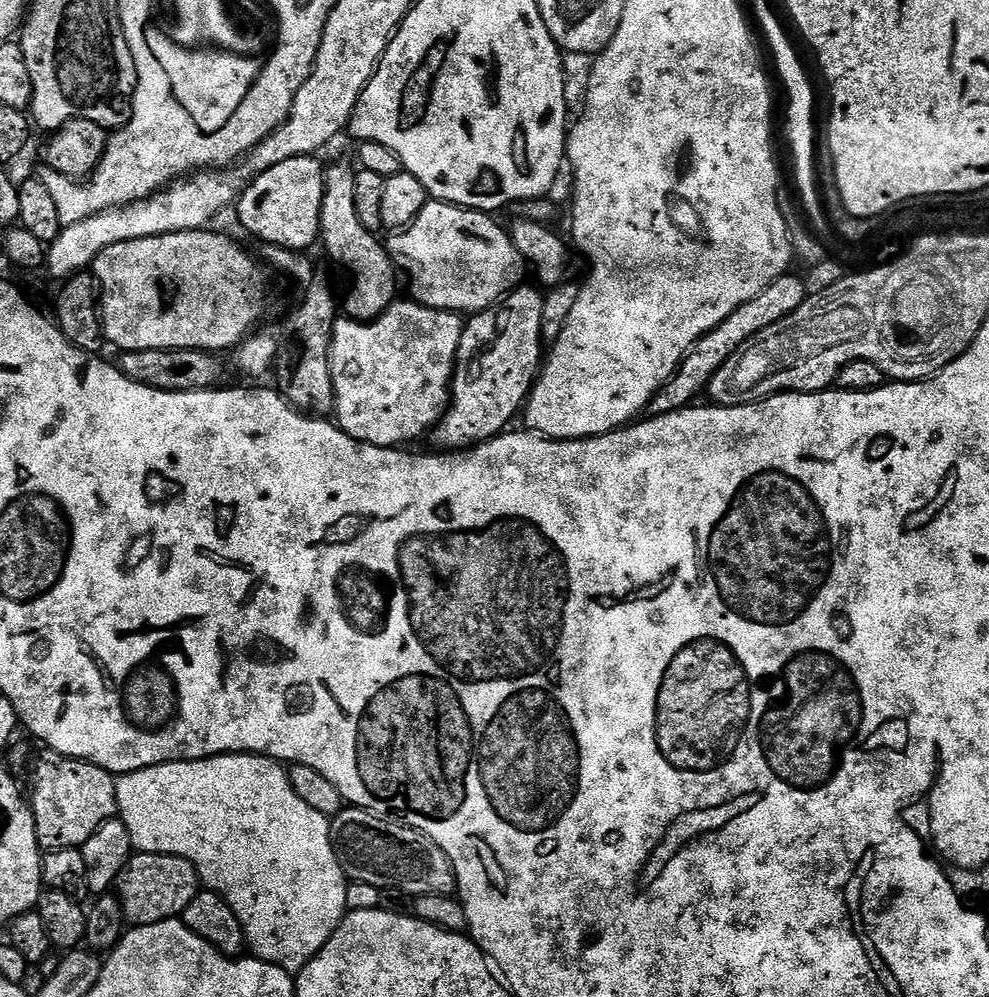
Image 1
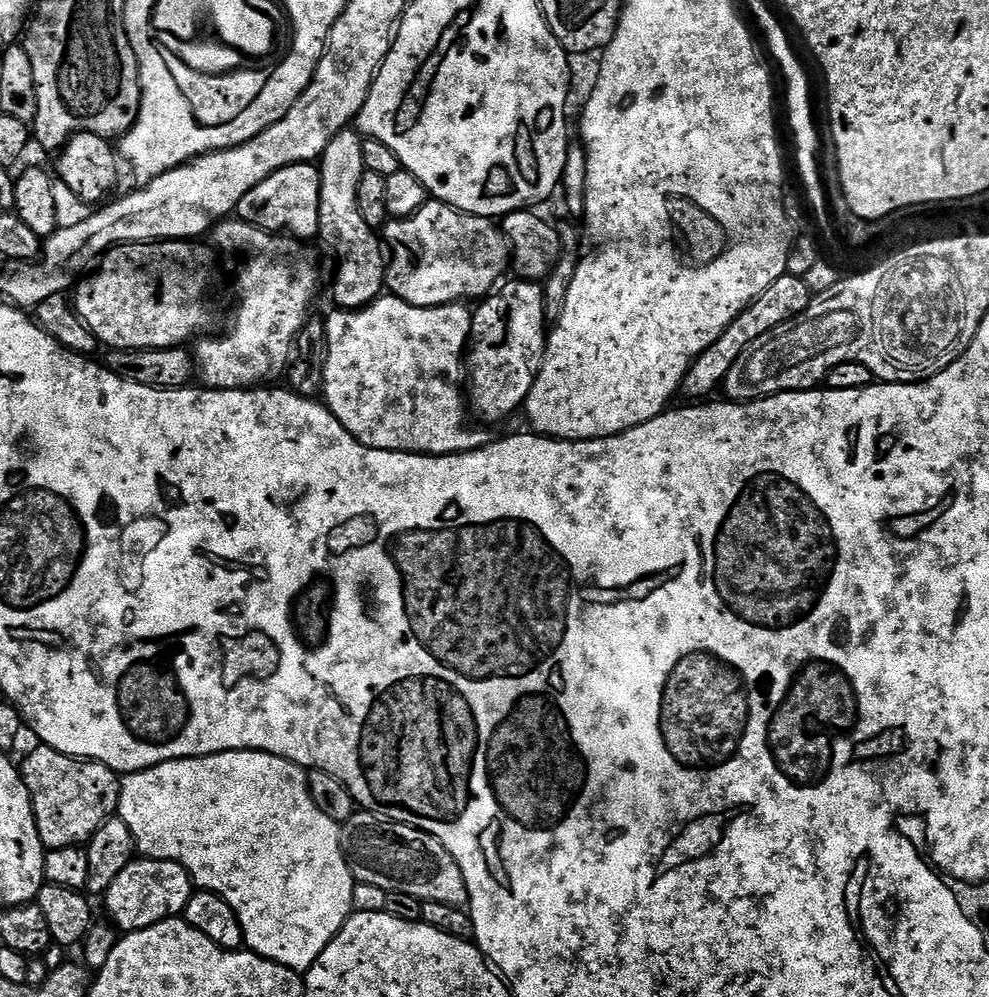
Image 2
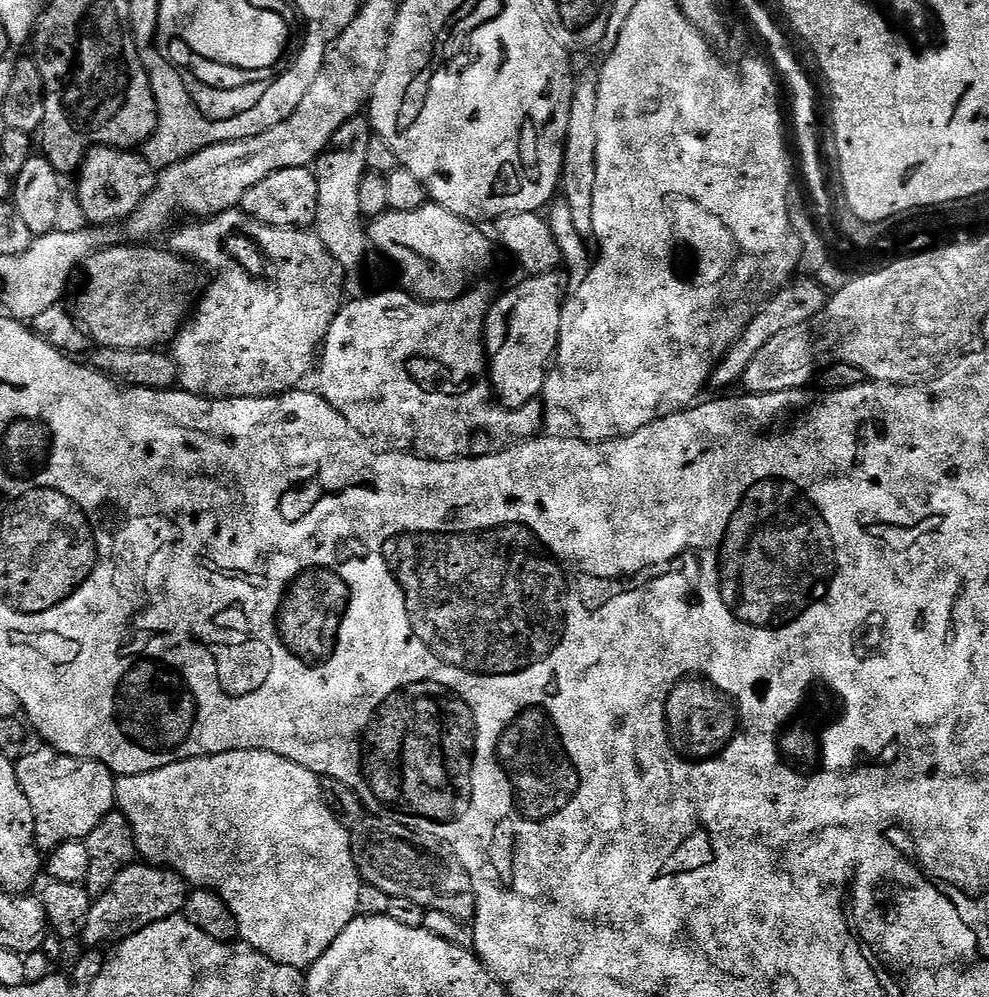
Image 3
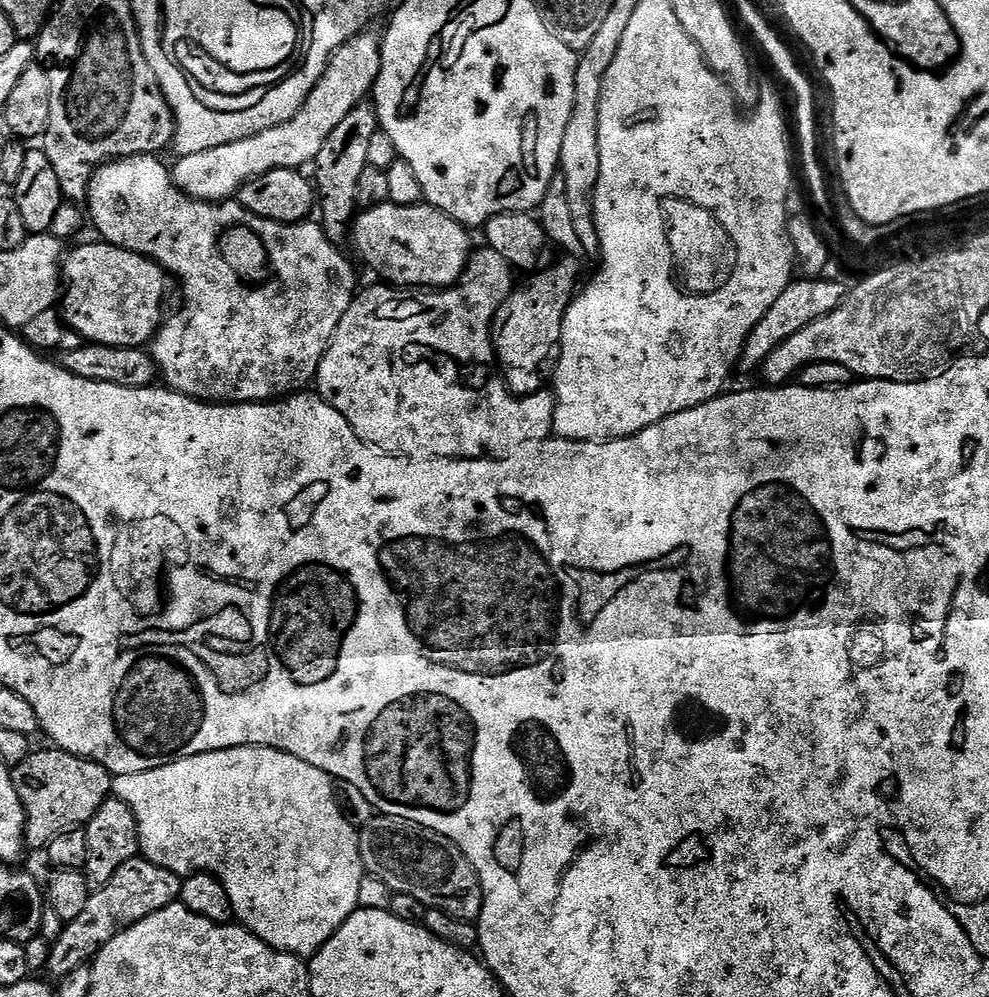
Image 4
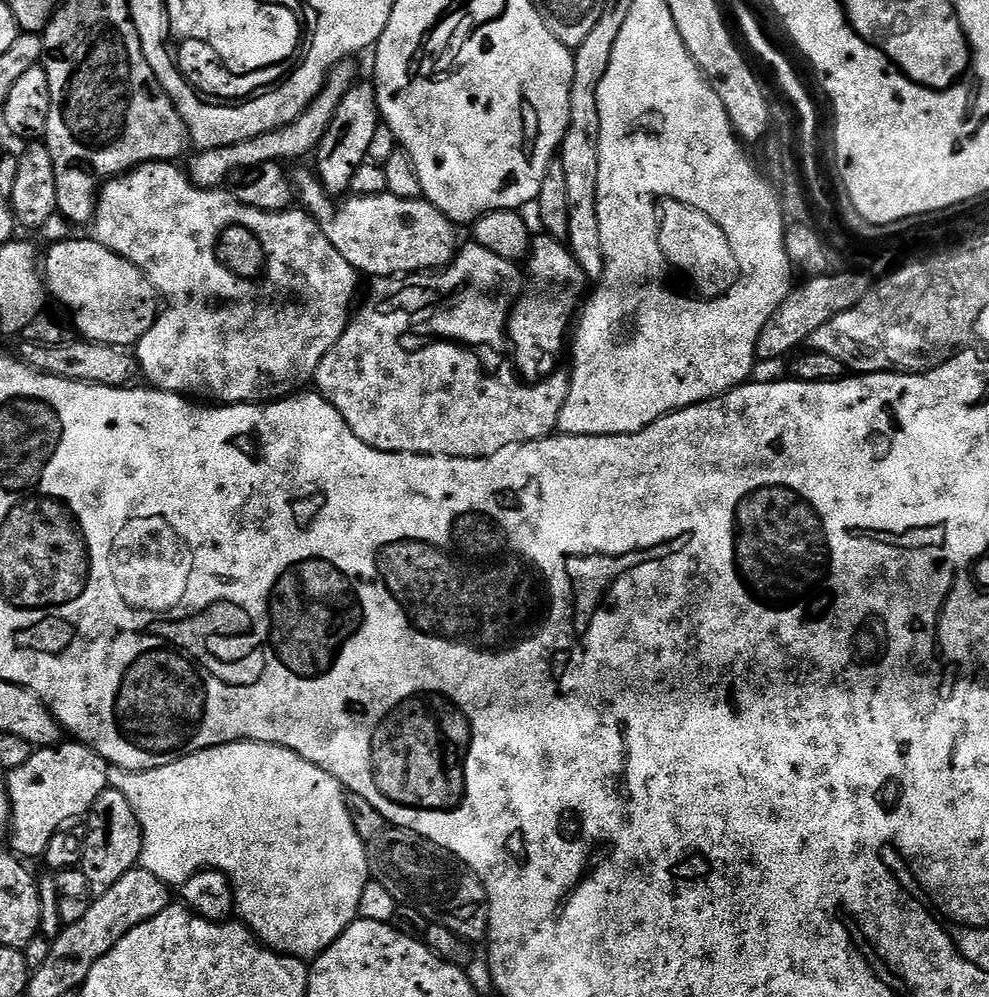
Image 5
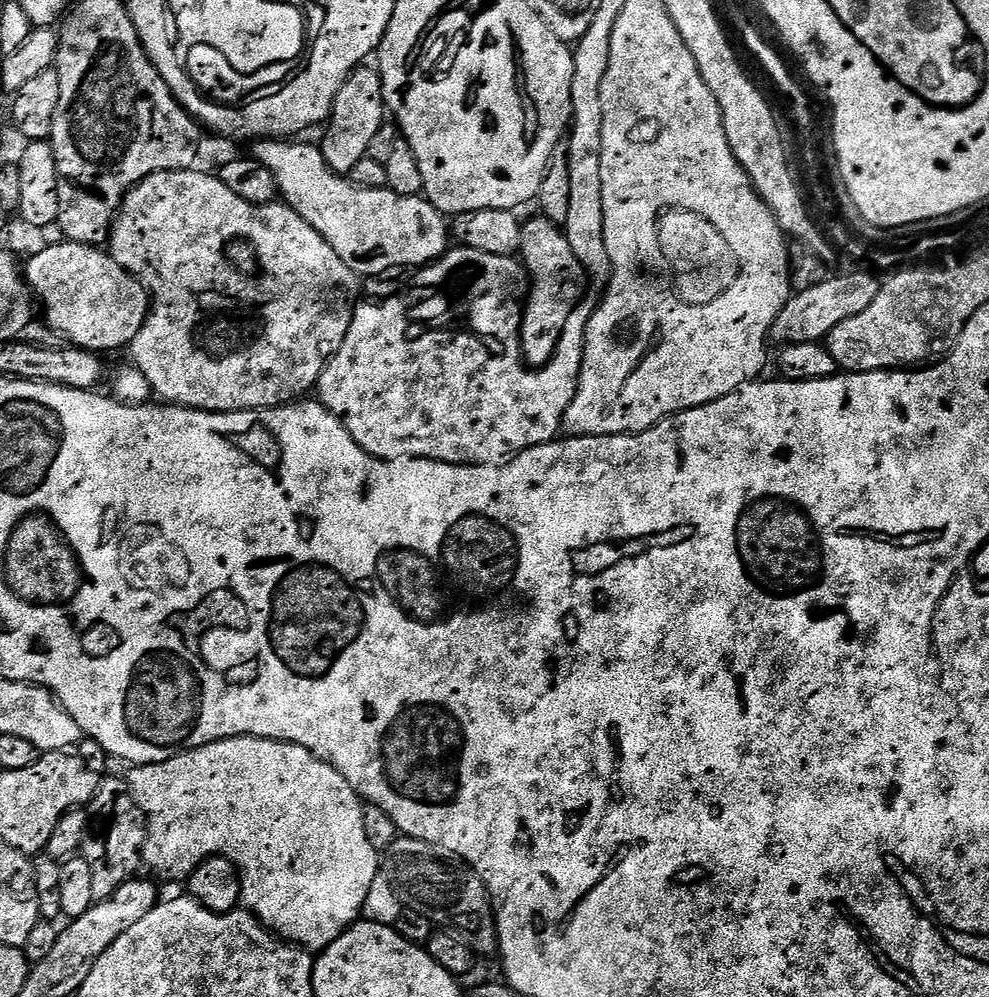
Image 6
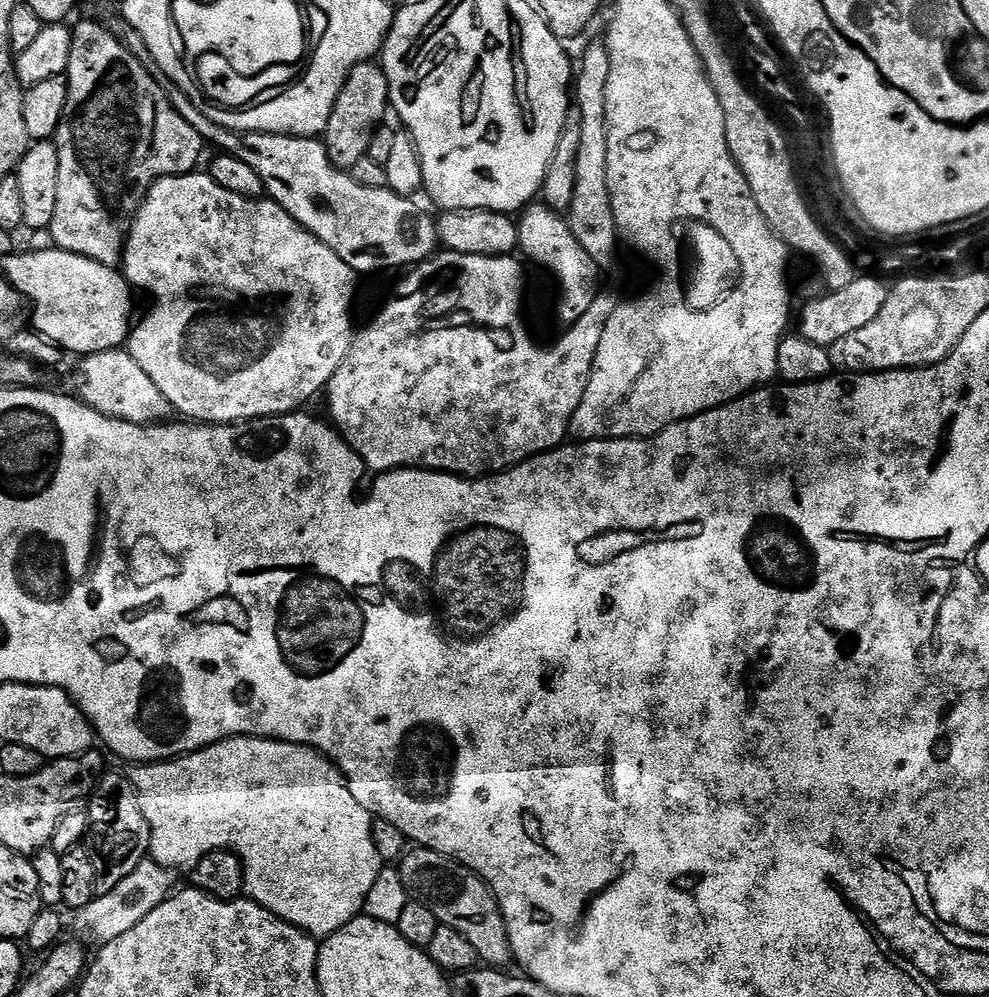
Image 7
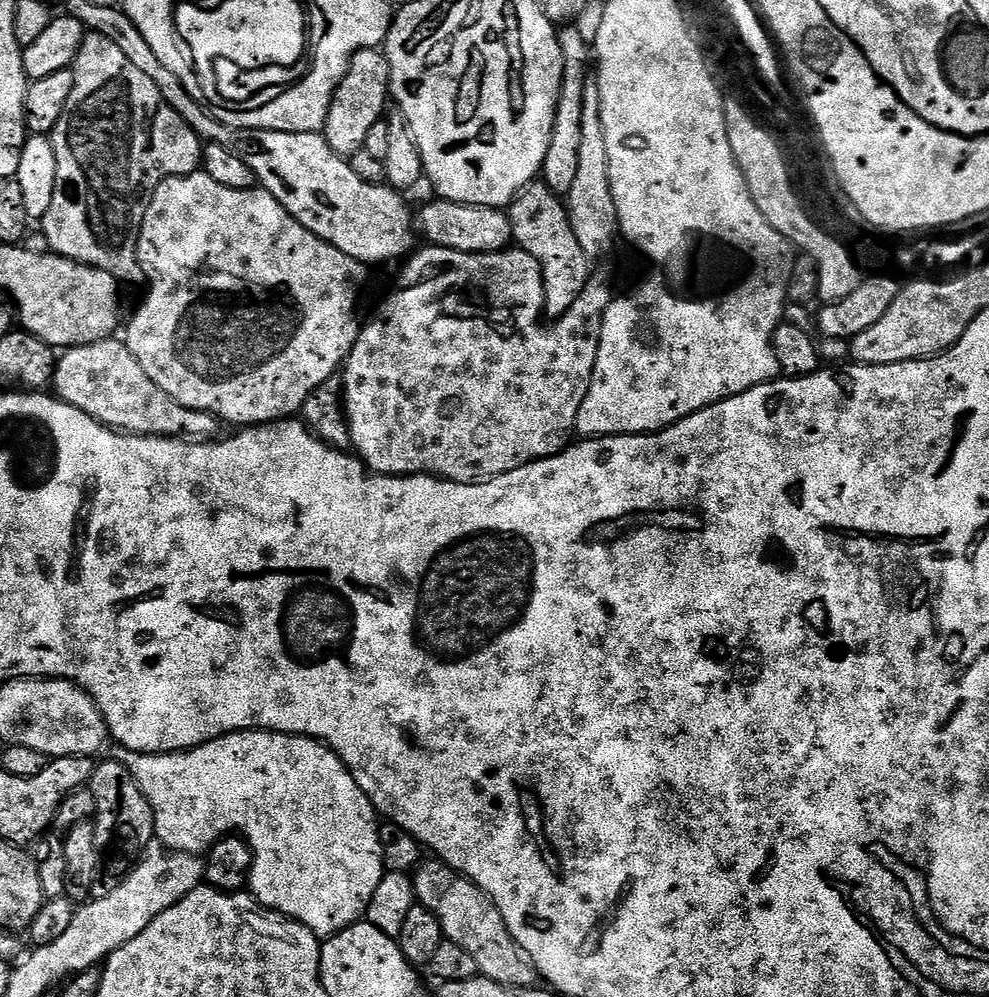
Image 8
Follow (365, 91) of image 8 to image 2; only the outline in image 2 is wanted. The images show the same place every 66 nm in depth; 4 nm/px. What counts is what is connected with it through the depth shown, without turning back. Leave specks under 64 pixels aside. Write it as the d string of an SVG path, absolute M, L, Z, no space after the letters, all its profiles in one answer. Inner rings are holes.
M345 130L326 146L321 154L318 167L320 170L320 205L318 206L318 226L320 227L319 243L322 242L336 255L340 265L336 268L336 285L332 296L336 299L335 307L340 310L355 310L373 304L385 291L384 273L386 271L386 253L381 237L368 225L364 212L360 209L360 183L366 179L362 162L362 137L359 131Z

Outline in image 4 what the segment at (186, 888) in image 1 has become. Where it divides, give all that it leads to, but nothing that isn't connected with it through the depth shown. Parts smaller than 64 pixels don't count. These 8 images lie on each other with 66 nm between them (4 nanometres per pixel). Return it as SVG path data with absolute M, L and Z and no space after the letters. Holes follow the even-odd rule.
M137 858L126 862L106 886L95 889L86 902L86 910L78 914L78 918L67 921L64 925L62 938L51 945L48 954L47 975L66 978L71 972L85 967L89 962L95 961L96 956L118 934L128 928L133 928L155 912L177 903L180 898L181 877L167 872L165 868L154 866L149 860Z

